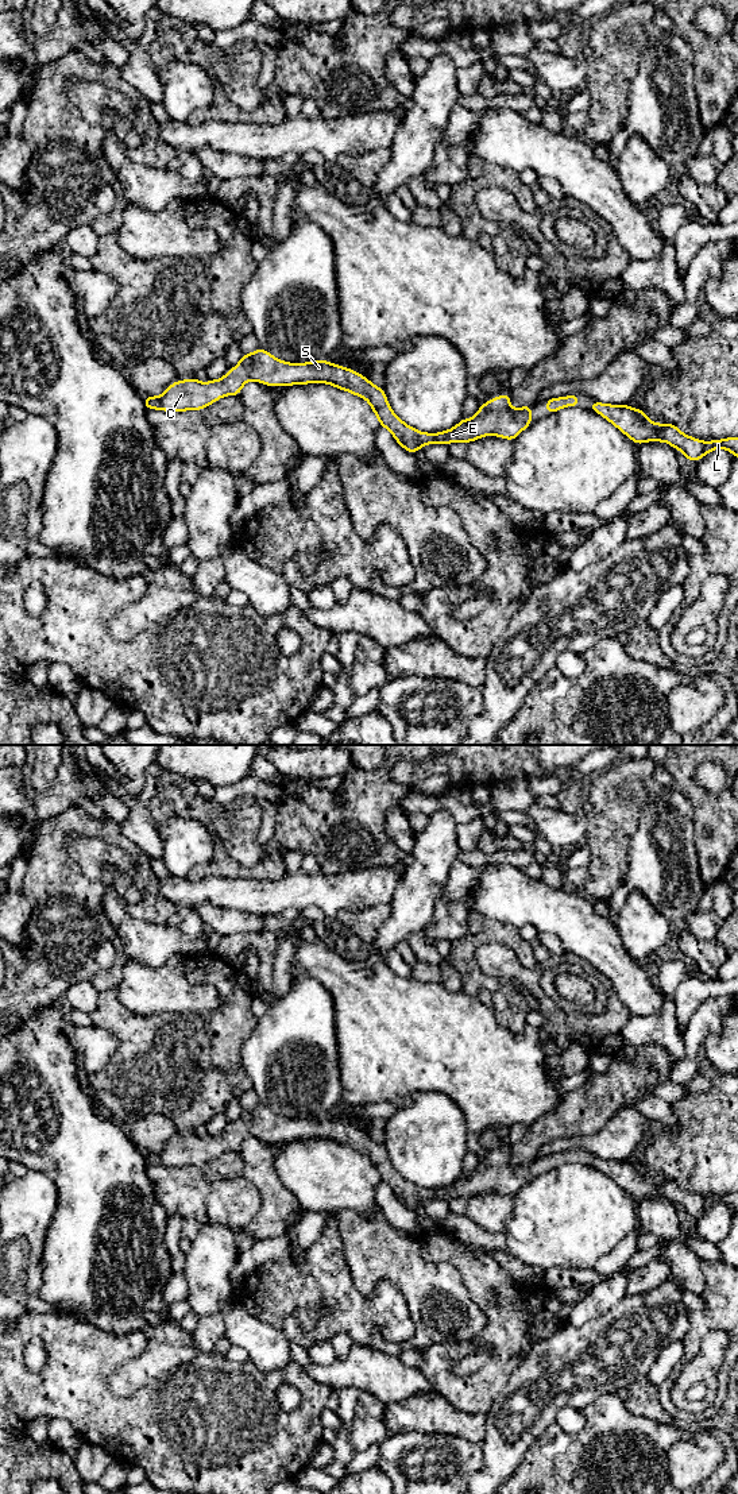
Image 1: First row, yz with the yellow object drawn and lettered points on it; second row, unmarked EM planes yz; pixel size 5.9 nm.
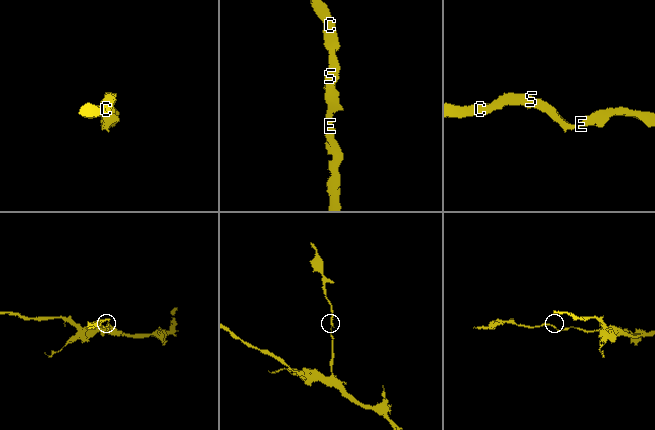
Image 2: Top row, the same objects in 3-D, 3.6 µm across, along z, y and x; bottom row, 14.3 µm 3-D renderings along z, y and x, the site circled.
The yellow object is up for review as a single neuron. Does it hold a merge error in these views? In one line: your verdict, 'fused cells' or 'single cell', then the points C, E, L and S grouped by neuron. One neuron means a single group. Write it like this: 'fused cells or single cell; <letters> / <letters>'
single cell; C E L S

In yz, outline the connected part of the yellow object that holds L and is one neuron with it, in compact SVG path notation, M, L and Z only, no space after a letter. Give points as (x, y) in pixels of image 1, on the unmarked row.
M591 1158L590 1165L599 1169L614 1180L622 1189L630 1193L637 1201L645 1197L665 1197L680 1205L691 1217L700 1216L712 1205L729 1205L738 1213L738 1193L711 1196L708 1198L693 1194L680 1188L675 1180L654 1180L642 1165L631 1165L629 1161L607 1161Z

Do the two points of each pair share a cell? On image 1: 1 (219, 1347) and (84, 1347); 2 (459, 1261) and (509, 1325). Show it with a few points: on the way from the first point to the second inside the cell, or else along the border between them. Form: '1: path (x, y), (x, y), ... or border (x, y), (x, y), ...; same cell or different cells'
1: border (213, 1351), (223, 1355); different cells
2: path (475, 1277), (489, 1290), (491, 1305), (495, 1309); same cell

